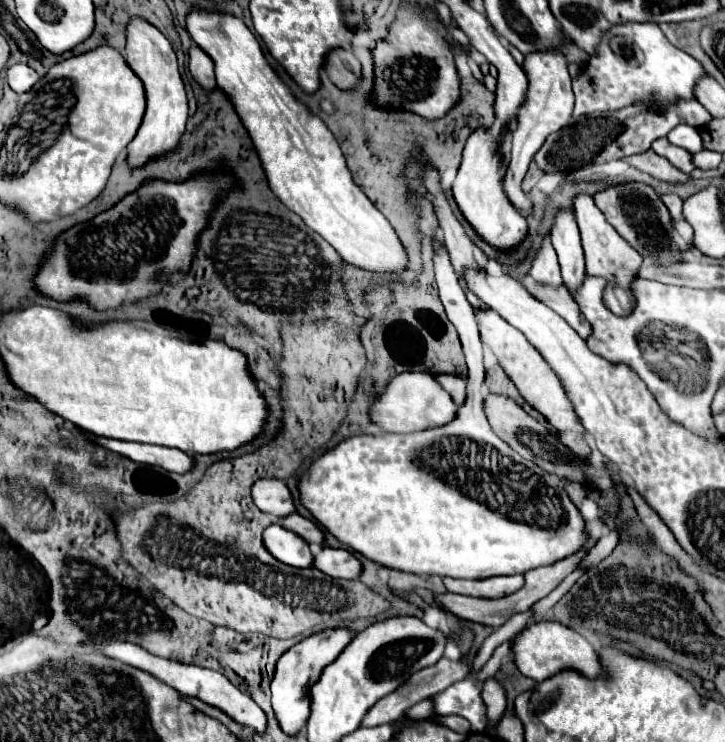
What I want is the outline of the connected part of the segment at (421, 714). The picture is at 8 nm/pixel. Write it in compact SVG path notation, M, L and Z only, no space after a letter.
M432 698L425 699L422 702L411 707L406 712L407 717L411 719L424 719L433 715L433 700Z

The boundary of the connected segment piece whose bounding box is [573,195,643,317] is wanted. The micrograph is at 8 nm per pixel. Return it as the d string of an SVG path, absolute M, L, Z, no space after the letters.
M575 195L573 209L575 209L577 225L581 231L581 239L583 239L587 273L593 277L605 277L609 281L605 289L605 305L609 305L609 309L615 315L621 315L621 317L629 315L633 311L633 295L629 293L629 283L635 279L635 273L639 265L643 263L643 257L623 237L619 237L619 233L605 221L603 213L597 209L591 195Z

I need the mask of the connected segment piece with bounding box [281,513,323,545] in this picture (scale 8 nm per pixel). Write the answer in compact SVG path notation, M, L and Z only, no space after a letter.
M289 513L287 517L281 517L281 525L293 533L297 533L303 541L307 541L309 545L323 545L323 531L319 529L319 525L315 525L313 521L301 517L299 513Z

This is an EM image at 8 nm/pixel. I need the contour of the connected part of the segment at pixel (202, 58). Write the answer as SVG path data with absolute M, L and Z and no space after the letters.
M195 43L189 49L189 71L193 79L207 91L215 89L215 71L213 71L213 61L207 53L203 53Z

